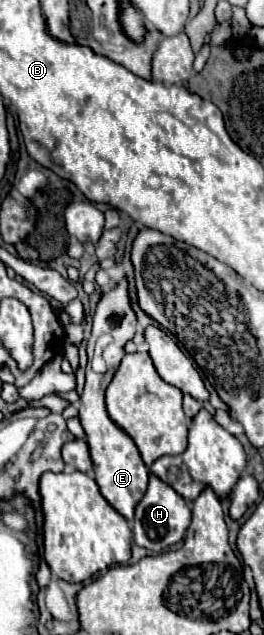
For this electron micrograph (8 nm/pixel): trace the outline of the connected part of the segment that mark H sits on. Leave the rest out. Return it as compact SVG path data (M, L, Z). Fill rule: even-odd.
M150 473L148 479L148 489L140 503L136 505L136 515L134 515L134 541L140 547L146 547L150 551L160 553L162 549L168 549L170 545L182 541L188 525L190 525L192 513L188 501L178 495L168 483L164 483L160 477Z

